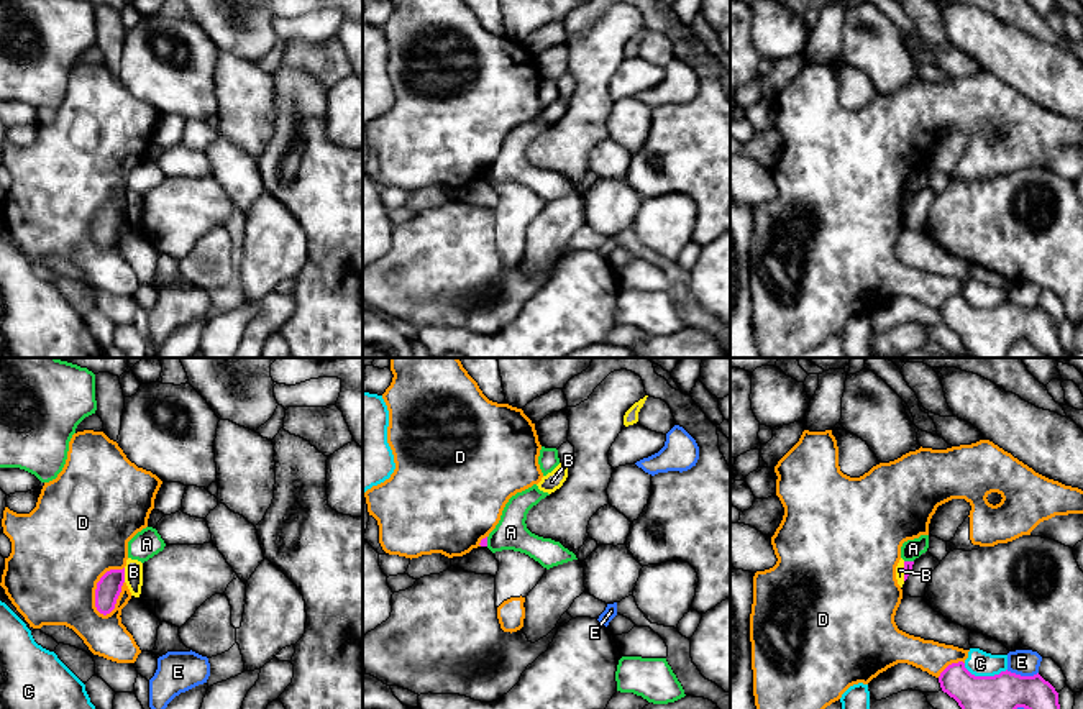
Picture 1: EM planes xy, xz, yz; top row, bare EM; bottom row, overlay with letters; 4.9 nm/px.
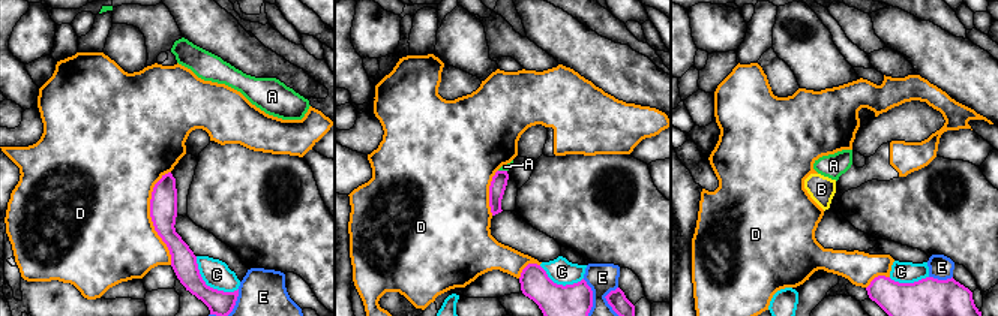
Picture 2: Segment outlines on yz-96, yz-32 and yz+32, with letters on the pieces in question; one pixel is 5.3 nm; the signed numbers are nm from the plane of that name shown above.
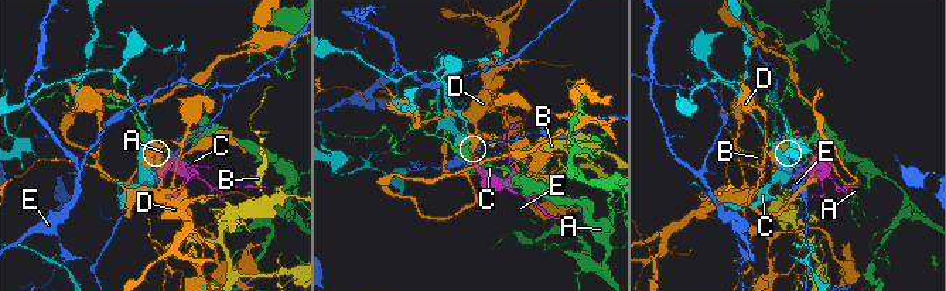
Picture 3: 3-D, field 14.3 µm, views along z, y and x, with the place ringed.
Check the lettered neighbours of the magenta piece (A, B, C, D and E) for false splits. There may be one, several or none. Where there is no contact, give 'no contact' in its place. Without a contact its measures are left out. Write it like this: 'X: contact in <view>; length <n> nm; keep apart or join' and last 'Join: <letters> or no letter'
A: contact in xz; length 50 nm; keep apart
B: contact in xy; length 70 nm; keep apart
C: contact in yz; length 220 nm; keep apart
D: contact in xy; length 260 nm; keep apart
E: contact in yz; length 160 nm; keep apart
Join: no letter

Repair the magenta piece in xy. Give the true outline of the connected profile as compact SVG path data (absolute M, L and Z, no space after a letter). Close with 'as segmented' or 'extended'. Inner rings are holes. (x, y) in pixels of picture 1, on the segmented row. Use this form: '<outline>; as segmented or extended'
M125 568L107 571L95 589L95 607L100 614L107 615L115 609L117 599L125 583Z; as segmented

